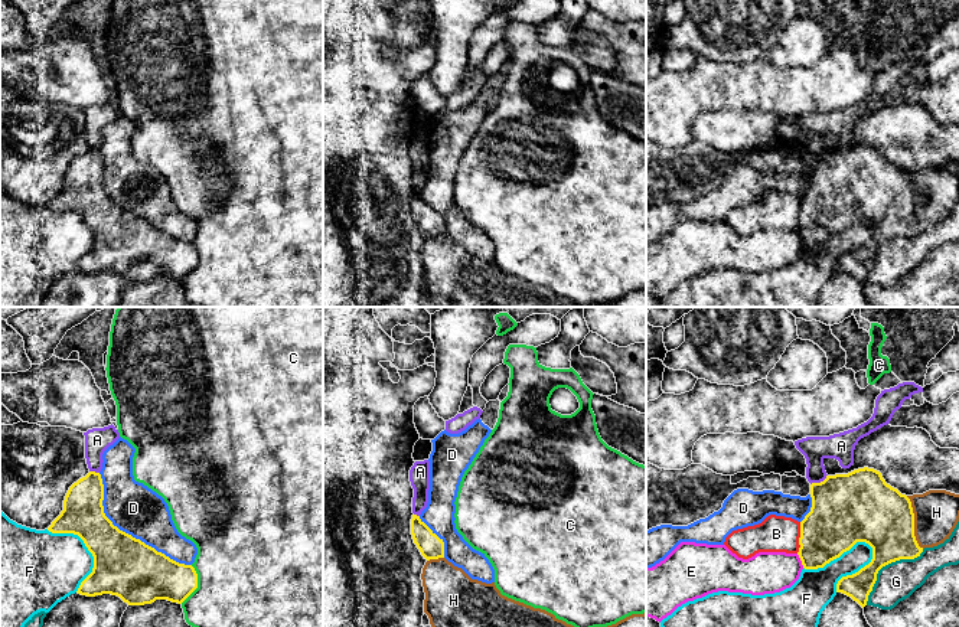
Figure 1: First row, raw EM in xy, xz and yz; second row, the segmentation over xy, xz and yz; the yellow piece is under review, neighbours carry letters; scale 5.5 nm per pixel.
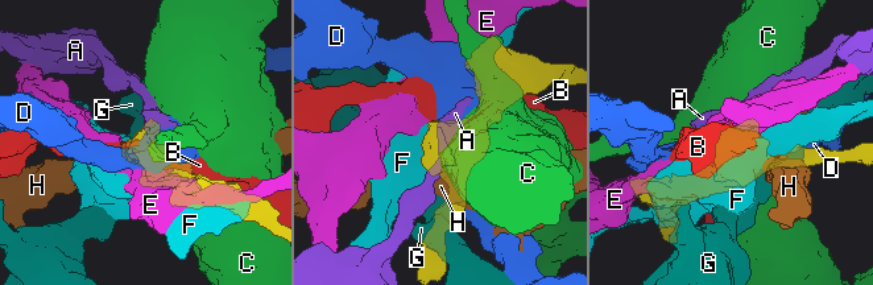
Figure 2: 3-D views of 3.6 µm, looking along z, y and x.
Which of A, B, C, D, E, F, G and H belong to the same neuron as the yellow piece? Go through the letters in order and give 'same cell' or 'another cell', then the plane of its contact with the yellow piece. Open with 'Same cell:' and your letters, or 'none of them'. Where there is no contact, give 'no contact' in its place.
Same cell: none of them
A: another cell; meets yellow in yz
B: another cell; meets yellow in yz
C: another cell; meets yellow in xy
D: another cell; meets yellow in xy
E: another cell; meets yellow in yz
F: another cell; meets yellow in yz
G: another cell; meets yellow in yz
H: another cell; meets yellow in yz

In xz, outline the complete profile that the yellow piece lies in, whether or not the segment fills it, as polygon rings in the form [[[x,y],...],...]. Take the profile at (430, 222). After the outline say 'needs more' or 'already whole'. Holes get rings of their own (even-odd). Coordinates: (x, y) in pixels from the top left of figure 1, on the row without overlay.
[[[417,192],[411,196],[411,212],[421,232],[430,236],[444,235],[444,219]]]; already whole

